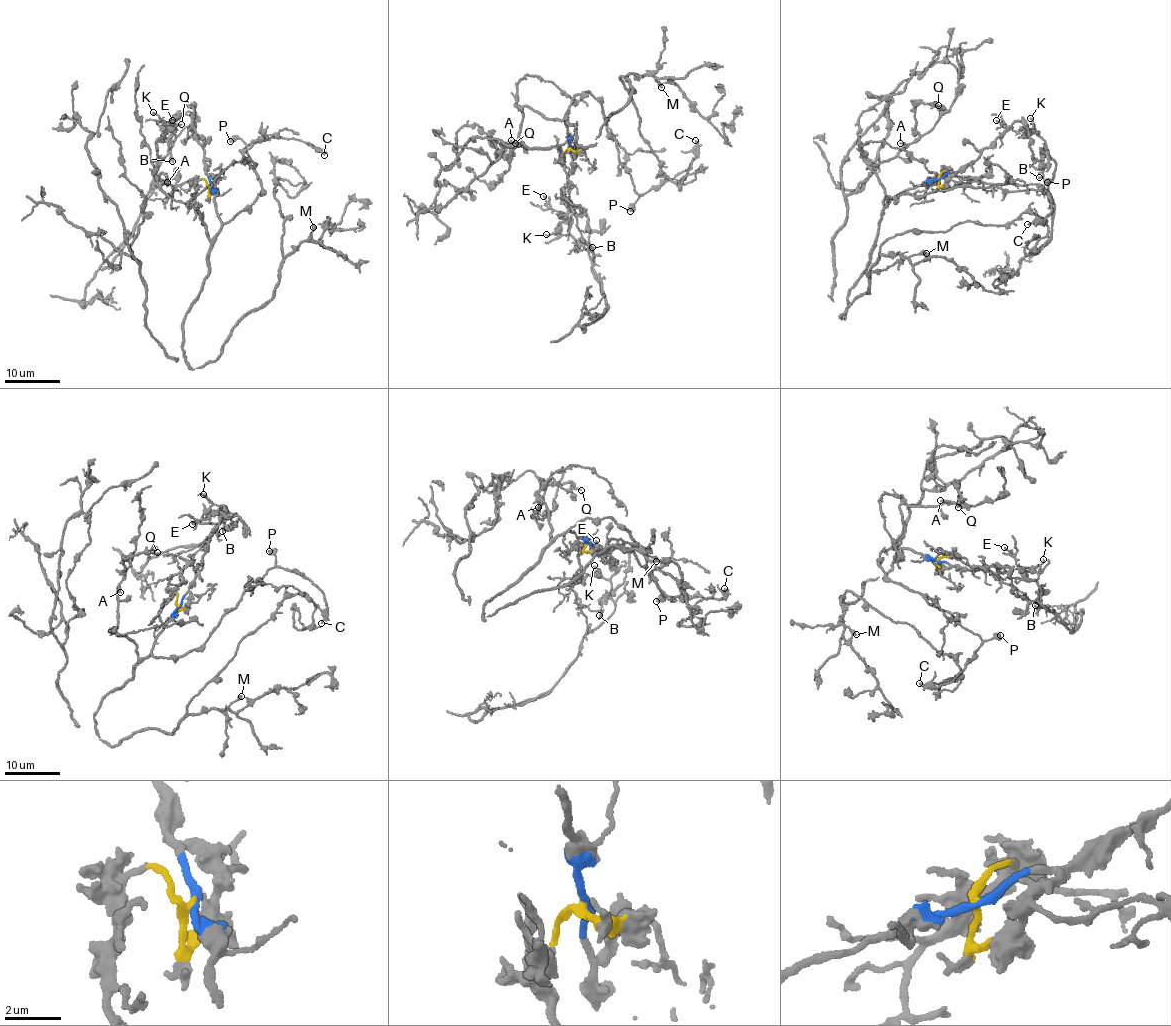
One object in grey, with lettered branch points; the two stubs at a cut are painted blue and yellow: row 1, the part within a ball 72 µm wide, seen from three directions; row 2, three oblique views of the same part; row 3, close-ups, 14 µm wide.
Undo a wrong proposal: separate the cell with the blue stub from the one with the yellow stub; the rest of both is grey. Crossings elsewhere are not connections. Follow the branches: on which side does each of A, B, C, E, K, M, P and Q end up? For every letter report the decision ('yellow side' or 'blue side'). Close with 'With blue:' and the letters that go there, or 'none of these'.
A: blue side
B: yellow side
C: blue side
E: yellow side
K: yellow side
M: blue side
P: blue side
Q: blue side
With blue: A, C, M, P, Q

